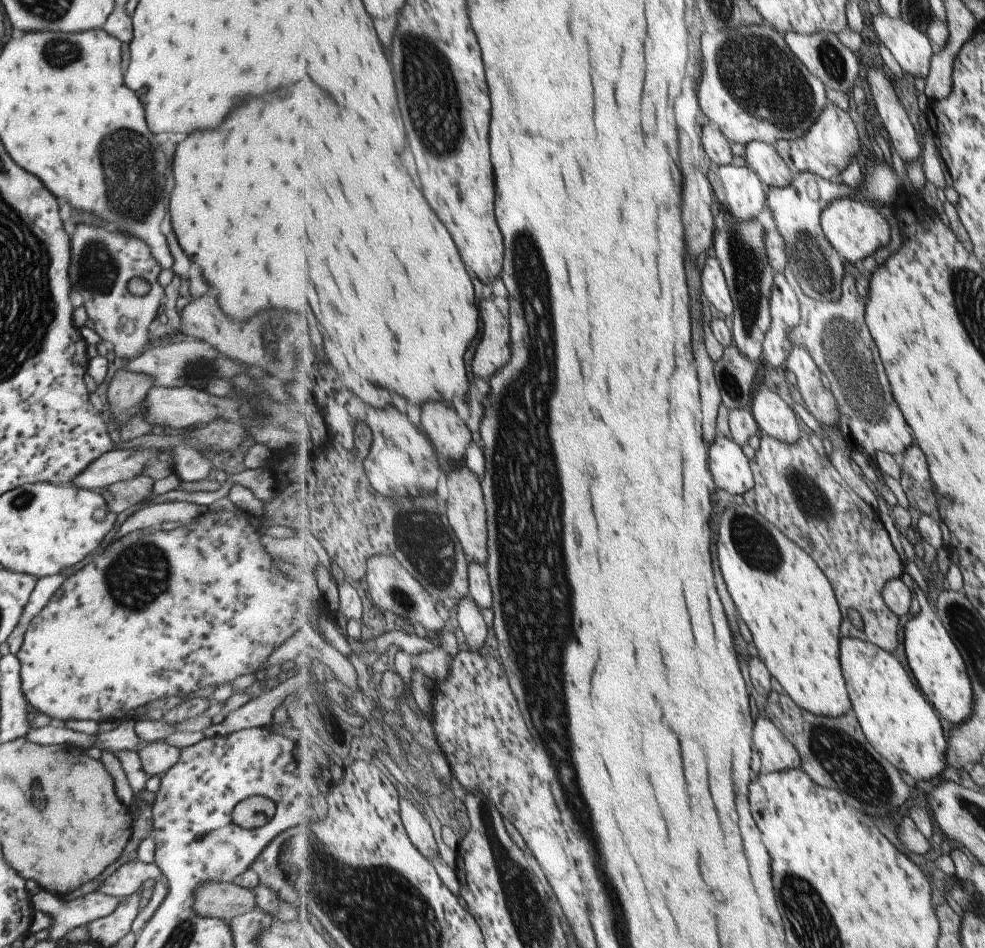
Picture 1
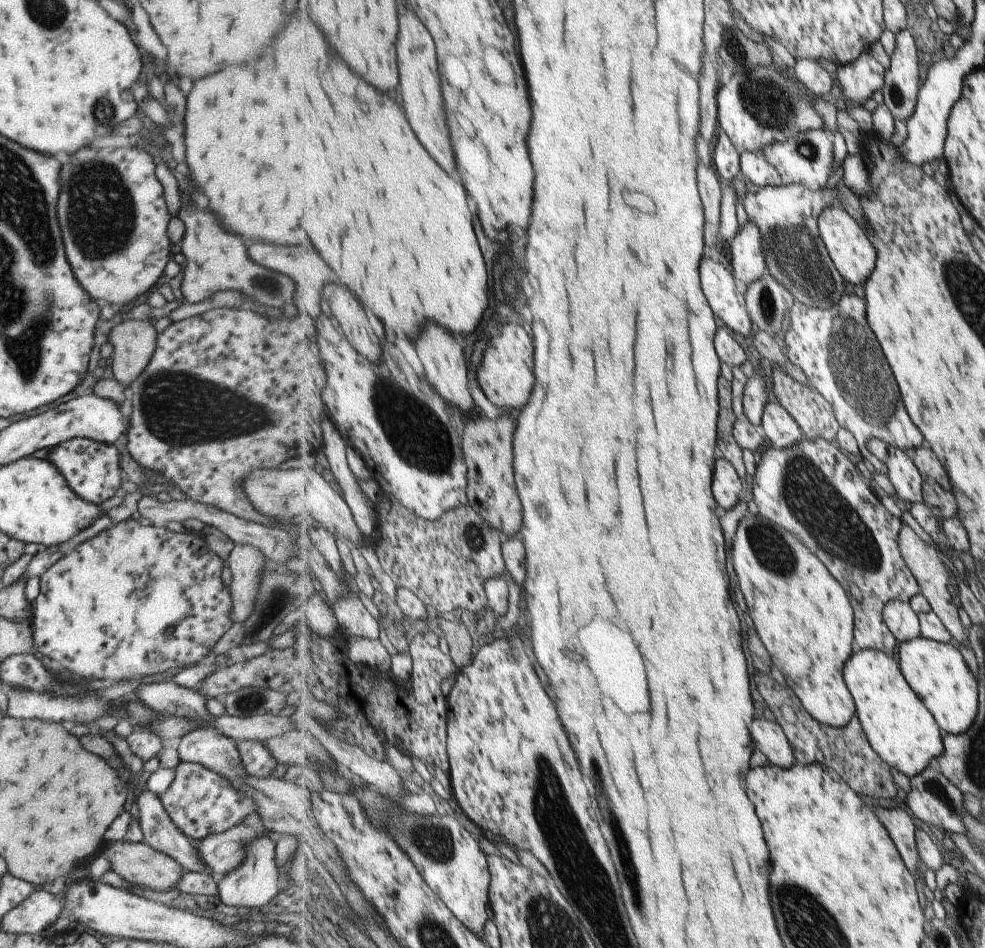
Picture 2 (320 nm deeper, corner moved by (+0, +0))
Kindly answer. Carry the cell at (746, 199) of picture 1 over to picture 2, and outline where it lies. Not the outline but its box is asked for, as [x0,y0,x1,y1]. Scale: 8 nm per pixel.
[729,218,768,290]

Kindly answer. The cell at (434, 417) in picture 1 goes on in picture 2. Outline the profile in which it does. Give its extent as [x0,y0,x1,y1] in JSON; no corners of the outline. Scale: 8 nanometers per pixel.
[417,322,476,414]

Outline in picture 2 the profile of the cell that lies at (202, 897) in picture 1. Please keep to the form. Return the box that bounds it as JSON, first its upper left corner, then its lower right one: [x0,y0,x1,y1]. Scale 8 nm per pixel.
[103,841,183,891]

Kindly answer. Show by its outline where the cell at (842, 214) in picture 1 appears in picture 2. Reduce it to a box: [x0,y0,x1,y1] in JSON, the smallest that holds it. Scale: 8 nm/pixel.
[818,203,878,285]

